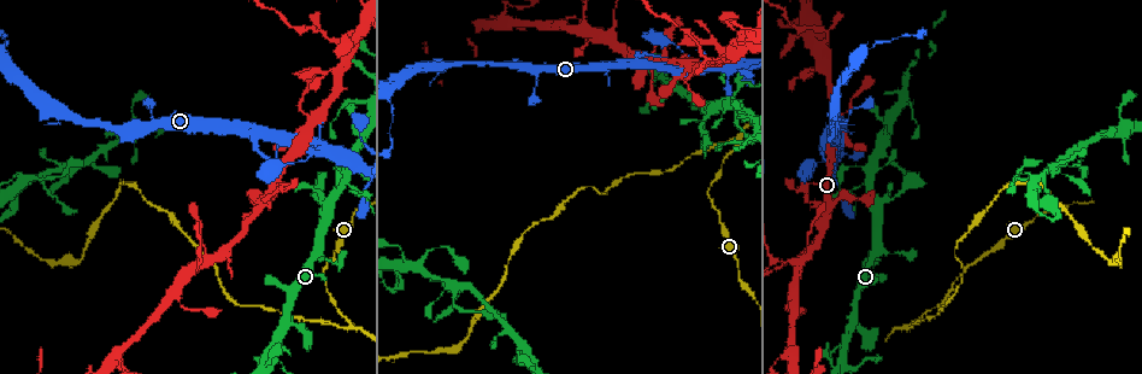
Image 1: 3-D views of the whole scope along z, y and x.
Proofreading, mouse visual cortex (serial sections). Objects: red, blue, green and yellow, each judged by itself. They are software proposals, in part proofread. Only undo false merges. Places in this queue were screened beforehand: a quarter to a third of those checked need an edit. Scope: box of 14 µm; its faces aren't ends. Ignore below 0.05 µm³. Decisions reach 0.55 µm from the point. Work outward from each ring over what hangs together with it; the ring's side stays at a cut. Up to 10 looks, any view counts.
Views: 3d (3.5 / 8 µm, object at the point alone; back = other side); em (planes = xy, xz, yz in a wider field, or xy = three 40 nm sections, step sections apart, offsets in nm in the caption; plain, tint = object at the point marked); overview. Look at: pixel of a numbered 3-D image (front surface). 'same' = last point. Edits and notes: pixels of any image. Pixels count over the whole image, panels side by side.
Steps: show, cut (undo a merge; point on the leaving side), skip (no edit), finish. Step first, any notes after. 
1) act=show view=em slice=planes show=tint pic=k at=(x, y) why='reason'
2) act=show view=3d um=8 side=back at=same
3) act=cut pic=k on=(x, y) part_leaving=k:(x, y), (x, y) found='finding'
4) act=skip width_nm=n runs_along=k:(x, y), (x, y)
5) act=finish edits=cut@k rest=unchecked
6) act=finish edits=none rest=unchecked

act=show view=3d um=3.5 pic=1 at=(868, 181)

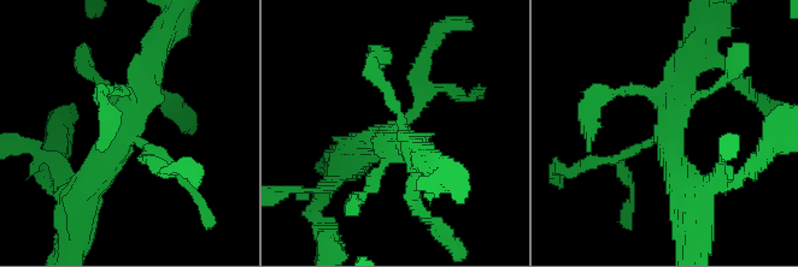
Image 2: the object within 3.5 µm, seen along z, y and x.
act=show view=em slice=planes show=tint pic=2 at=(671, 133) why='need the tissue'

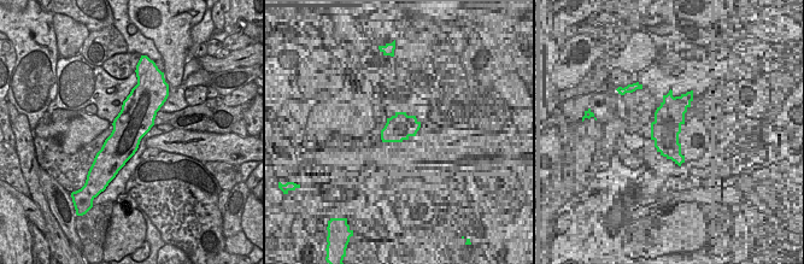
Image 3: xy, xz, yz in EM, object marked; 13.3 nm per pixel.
act=show view=em slice=xy step=5 show=tint at=same why='cut it another way'

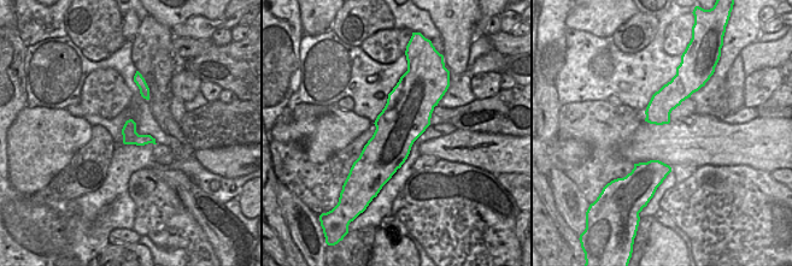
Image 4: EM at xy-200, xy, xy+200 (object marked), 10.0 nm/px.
act=skip found='all the same cell'

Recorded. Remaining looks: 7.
act=show view=3d um=3.5 pic=1 at=(307, 136) why='sharp bend'

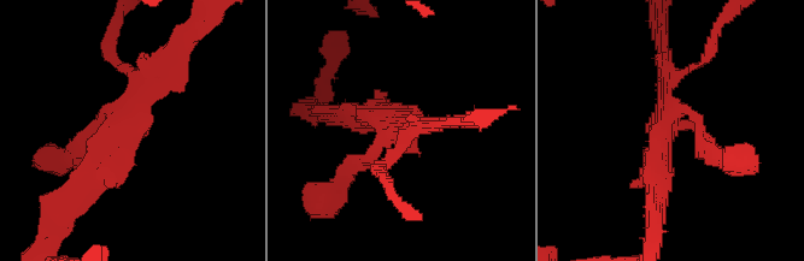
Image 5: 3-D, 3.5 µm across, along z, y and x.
act=show view=em slice=planes show=plain pic=5 at=(398, 124) arms=4 arm_widths_nm=150,150,200,400

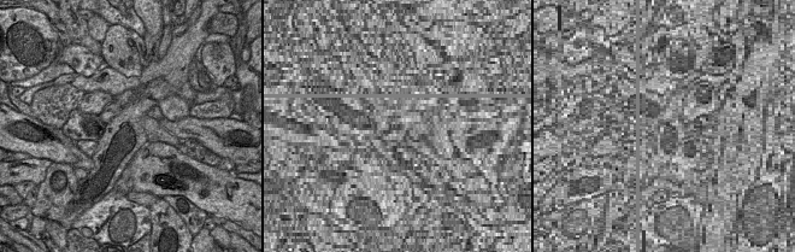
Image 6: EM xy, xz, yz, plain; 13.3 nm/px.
act=show view=em slice=planes show=tint at=same

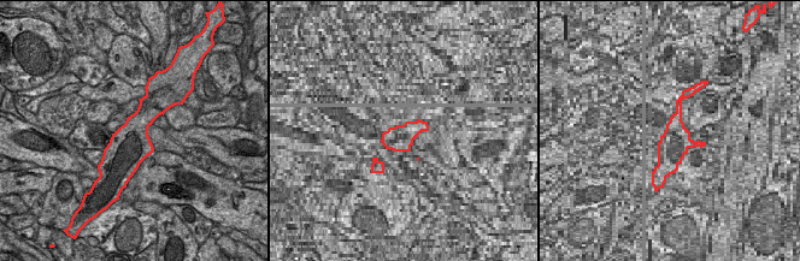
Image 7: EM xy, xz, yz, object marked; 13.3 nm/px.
act=skip width_nm=550 runs_along=5:(80, 195), (172, 66) found='continuous, no second cell'

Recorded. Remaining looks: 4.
act=show view=3d um=3.5 pic=1 at=(718, 57) why='sudden change in width'

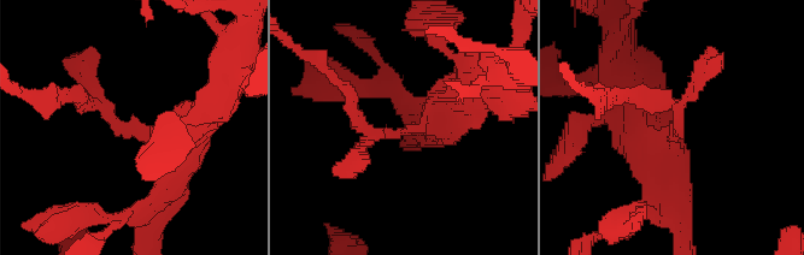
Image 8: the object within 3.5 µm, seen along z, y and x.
act=show view=em slice=xy step=2 show=tint pic=8 at=(402, 130)

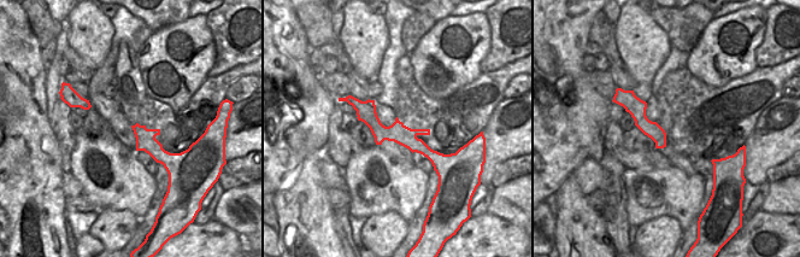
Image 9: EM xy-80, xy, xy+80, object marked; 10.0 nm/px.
act=cut pic=8 on=(679, 117) part_leaving=8:(145, 138), (100, 105), (68, 94) found='two cells meet here'

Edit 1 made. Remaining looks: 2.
act=finish edits=cut@8 rest=unchecked

